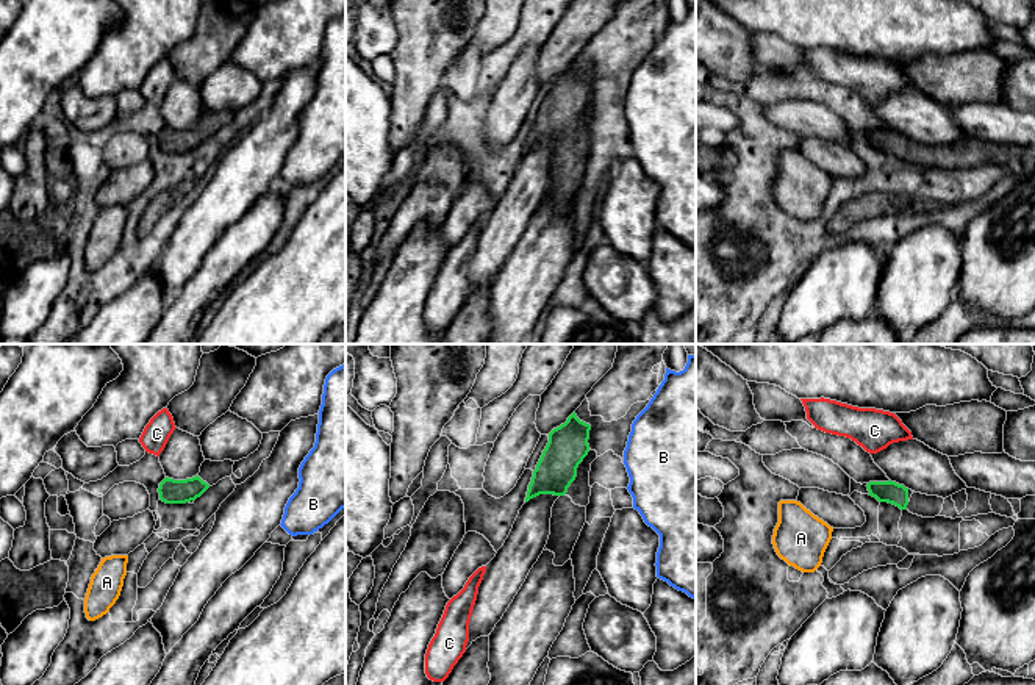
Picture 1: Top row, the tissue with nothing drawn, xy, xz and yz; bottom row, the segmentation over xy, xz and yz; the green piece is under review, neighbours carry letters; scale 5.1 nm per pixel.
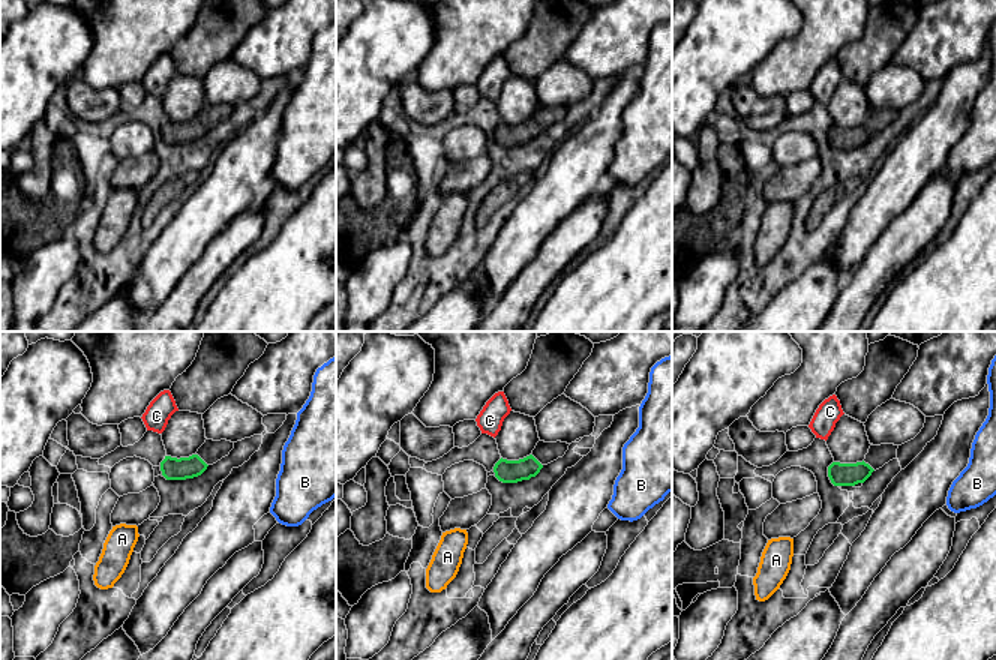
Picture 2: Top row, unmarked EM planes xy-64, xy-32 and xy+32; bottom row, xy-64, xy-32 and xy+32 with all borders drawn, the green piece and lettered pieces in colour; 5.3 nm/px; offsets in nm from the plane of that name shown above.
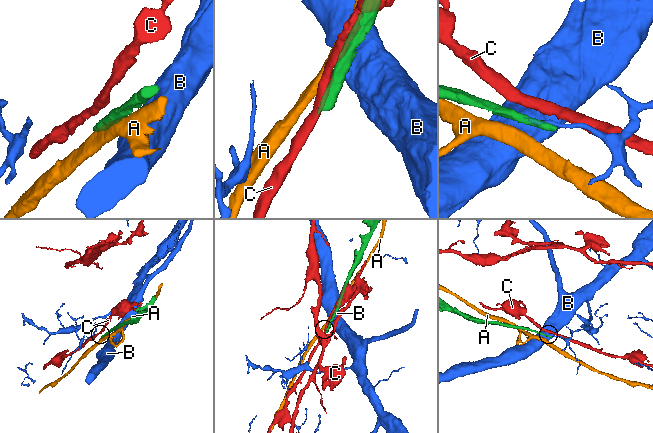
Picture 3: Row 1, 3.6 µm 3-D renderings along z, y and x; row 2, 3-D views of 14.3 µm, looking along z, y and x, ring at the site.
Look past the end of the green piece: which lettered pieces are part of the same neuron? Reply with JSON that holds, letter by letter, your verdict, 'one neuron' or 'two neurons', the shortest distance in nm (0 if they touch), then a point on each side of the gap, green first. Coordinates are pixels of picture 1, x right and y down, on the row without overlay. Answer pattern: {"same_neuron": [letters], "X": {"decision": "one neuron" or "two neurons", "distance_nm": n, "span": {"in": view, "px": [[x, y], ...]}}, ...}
{"same_neuron": [], "A": {"decision": "two neurons", "distance_nm": 260, "span": {"in": "yz", "px": [[870, 144], [832, 177]]}}, "B": {"decision": "two neurons", "distance_nm": 180, "span": {"in": "xz", "px": [[588, 100], [624, 100]]}}, "C": {"decision": "two neurons", "distance_nm": 120, "span": {"in": "xy", "px": [[166, 127], [158, 105]]}}}

